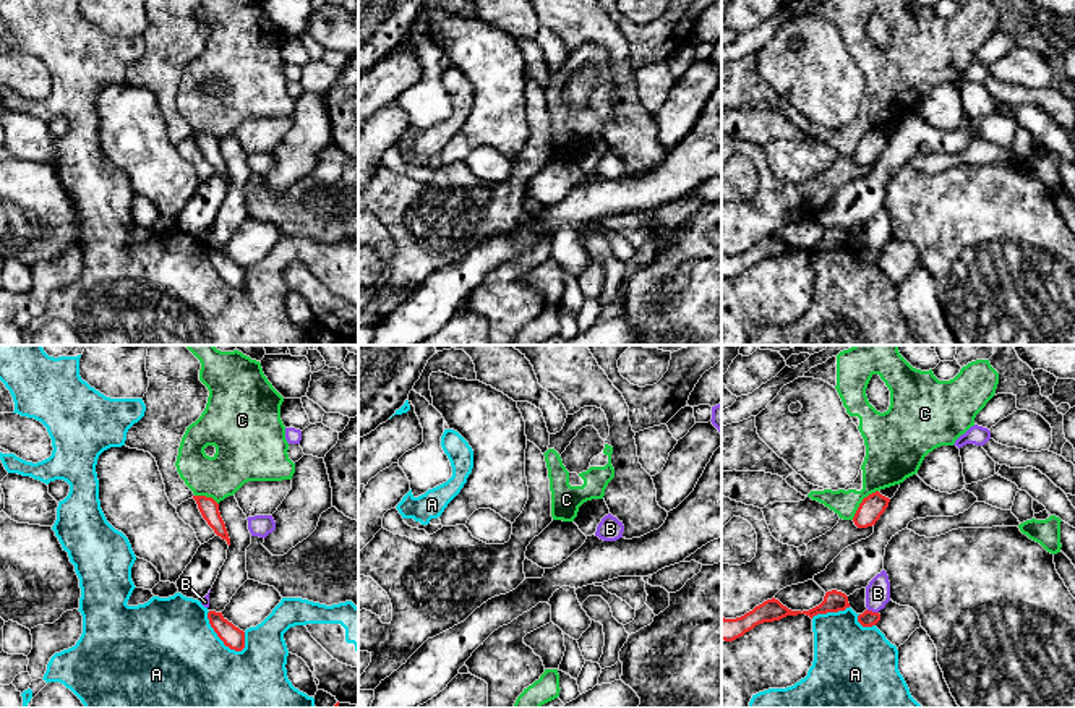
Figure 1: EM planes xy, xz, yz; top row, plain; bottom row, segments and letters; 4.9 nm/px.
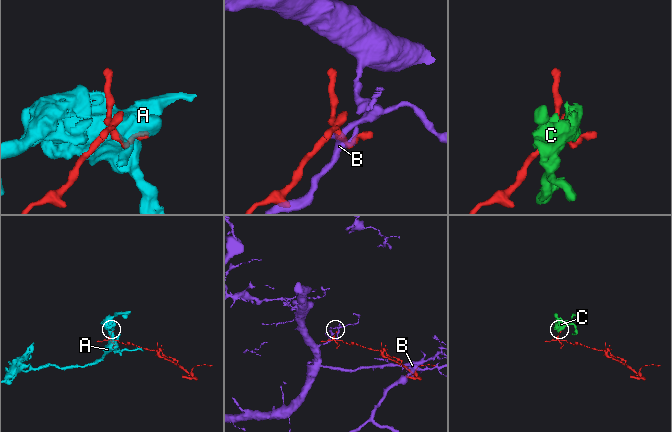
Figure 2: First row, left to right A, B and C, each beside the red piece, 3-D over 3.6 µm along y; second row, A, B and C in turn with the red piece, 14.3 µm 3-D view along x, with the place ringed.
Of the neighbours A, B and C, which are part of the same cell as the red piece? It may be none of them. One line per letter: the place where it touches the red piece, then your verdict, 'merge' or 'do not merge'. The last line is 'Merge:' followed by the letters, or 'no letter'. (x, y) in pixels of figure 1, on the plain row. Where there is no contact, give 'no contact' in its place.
A: xy (218, 272) | do not merge
B: yz (871, 248) | do not merge
C: yz (861, 140) | do not merge
Merge: no letter

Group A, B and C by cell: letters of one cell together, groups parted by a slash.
A / B / C

